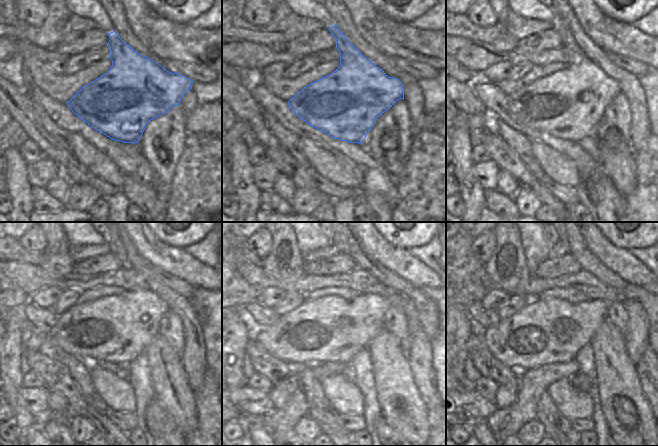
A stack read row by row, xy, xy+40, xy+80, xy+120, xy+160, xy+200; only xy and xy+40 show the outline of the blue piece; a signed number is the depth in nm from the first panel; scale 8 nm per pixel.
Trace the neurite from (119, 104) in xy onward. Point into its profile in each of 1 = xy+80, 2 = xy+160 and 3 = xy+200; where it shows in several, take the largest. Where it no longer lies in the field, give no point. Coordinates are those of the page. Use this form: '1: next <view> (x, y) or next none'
1: next xy+80 (569, 104)
2: next xy+160 (329, 330)
3: next xy+200 (544, 331)

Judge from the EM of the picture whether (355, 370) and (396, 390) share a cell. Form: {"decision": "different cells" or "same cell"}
{"decision": "different cells"}

